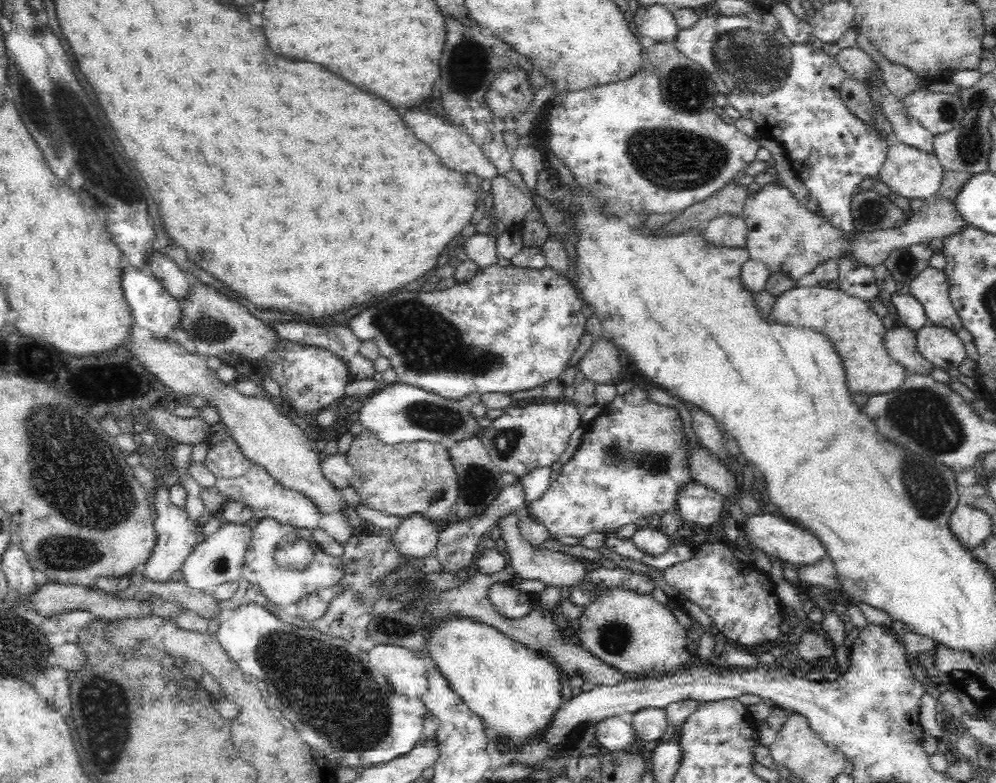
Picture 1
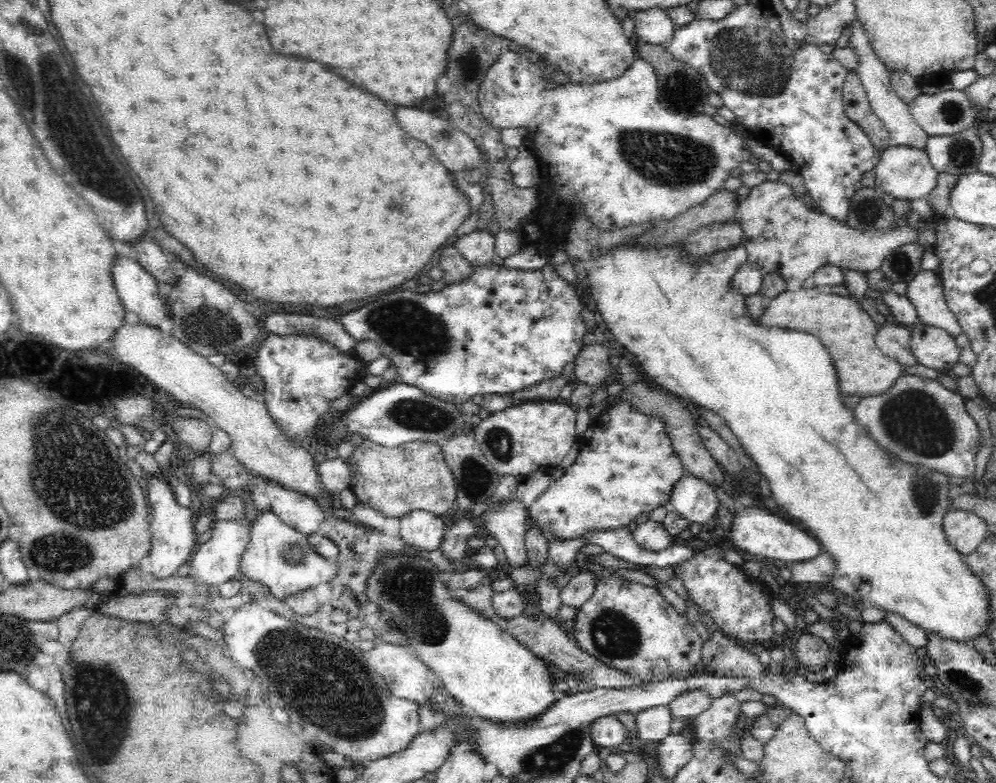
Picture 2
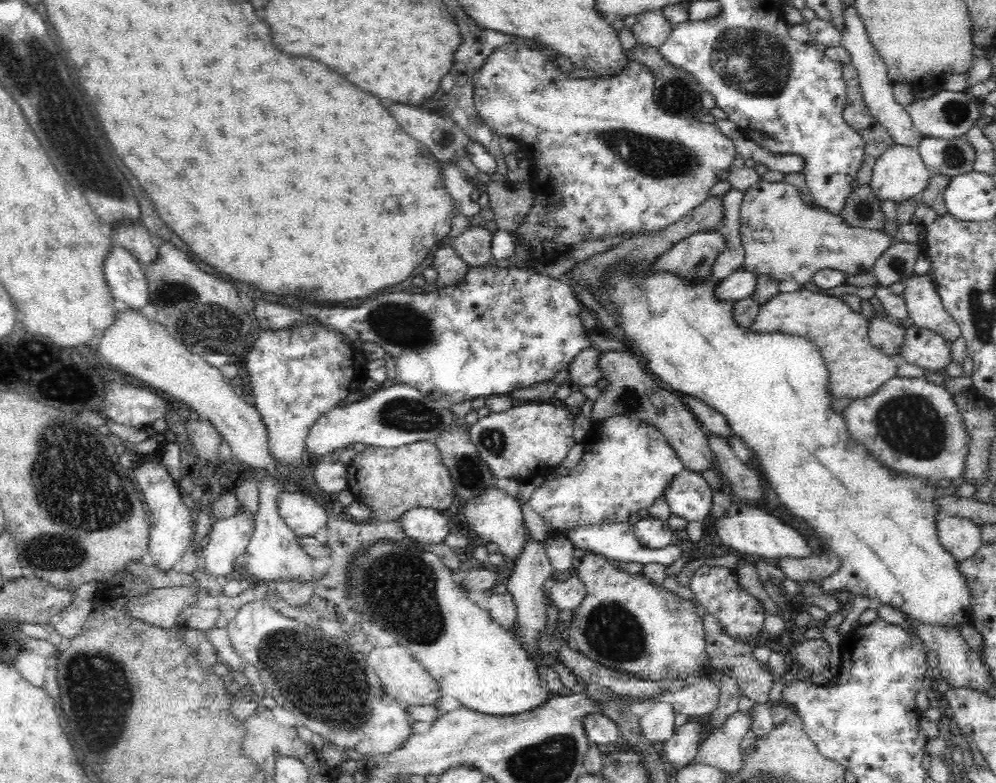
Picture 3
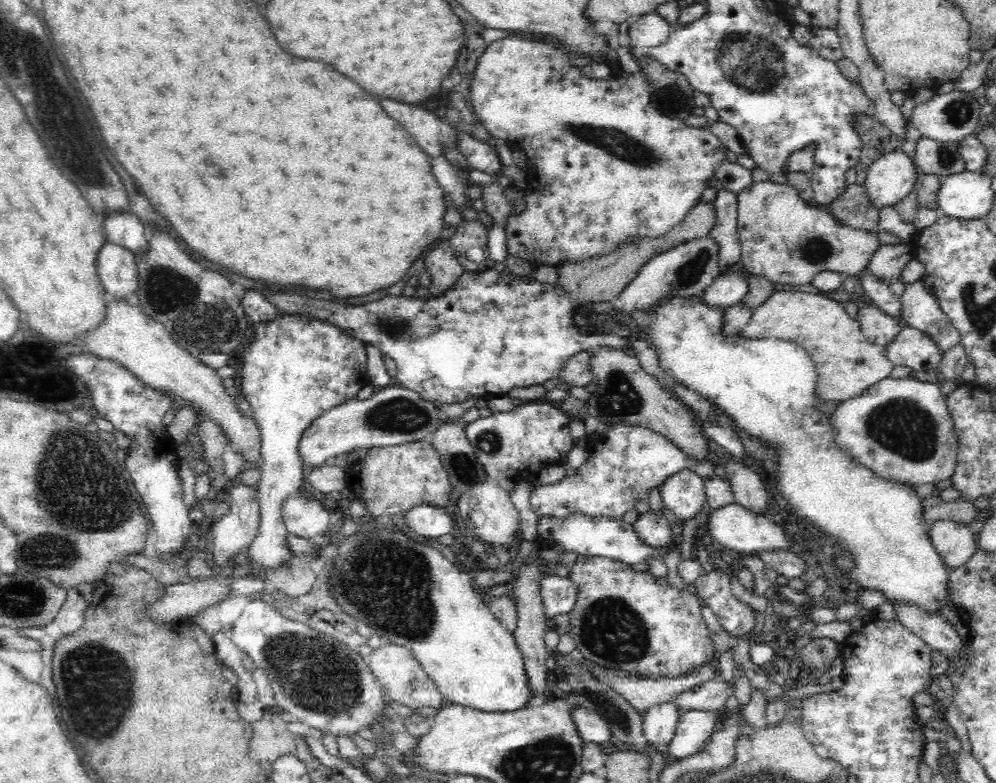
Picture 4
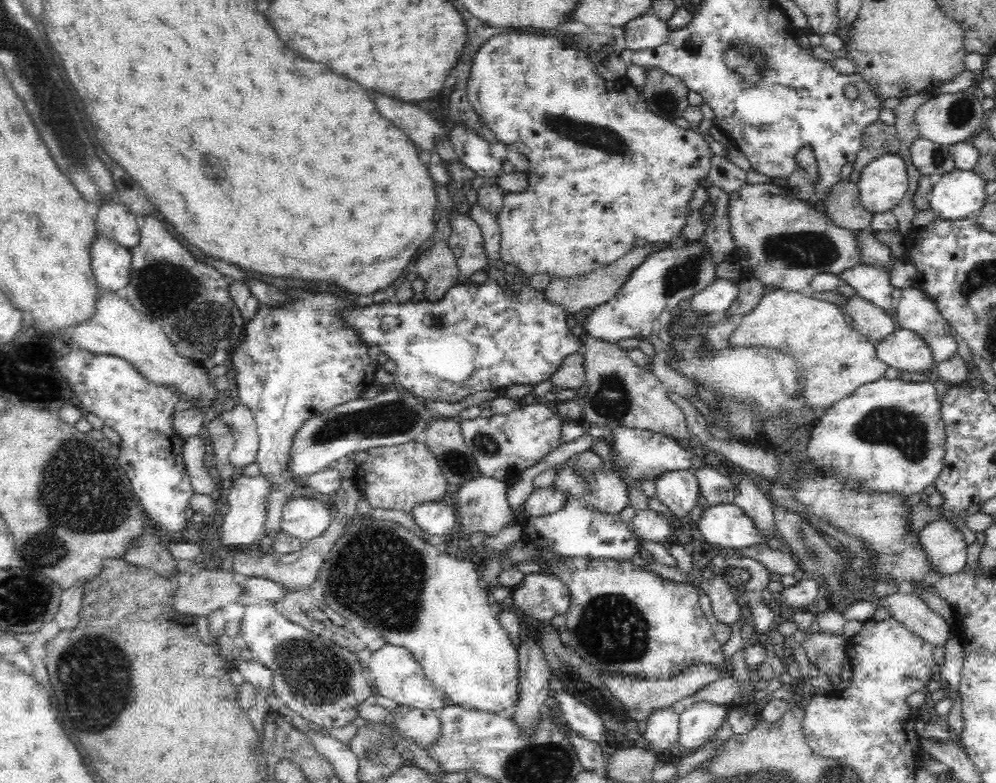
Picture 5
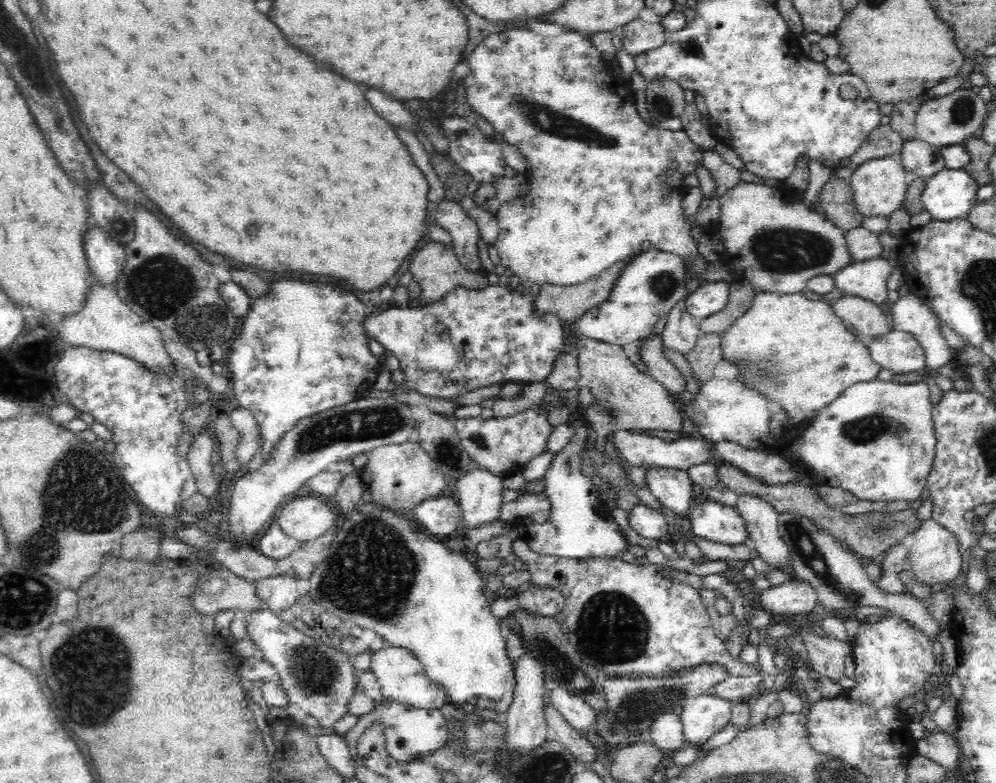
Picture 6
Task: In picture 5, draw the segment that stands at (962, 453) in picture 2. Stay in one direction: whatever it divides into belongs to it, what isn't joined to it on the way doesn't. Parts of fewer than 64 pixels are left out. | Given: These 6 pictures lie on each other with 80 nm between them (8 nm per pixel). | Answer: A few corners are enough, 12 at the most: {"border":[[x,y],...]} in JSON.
{"border":[[880,378],[813,423],[807,455],[918,494],[946,466],[932,382]]}

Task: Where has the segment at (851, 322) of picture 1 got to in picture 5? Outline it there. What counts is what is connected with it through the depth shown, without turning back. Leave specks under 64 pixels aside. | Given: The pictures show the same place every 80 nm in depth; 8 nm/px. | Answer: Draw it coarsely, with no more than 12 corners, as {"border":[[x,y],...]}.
{"border":[[776,288],[729,346],[768,345],[806,370],[826,410],[883,378],[876,344],[840,306]]}

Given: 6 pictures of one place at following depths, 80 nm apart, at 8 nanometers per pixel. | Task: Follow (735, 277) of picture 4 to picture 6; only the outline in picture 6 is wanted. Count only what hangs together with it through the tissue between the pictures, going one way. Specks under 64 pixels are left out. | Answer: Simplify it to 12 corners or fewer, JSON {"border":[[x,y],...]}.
{"border":[[726,281],[705,282],[685,300],[696,321],[720,312]]}

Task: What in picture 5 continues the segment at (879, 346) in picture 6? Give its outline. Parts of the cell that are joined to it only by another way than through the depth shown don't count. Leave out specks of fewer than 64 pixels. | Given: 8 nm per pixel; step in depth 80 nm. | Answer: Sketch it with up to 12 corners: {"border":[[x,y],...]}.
{"border":[[899,328],[876,344],[880,360],[899,371],[934,366],[932,347]]}

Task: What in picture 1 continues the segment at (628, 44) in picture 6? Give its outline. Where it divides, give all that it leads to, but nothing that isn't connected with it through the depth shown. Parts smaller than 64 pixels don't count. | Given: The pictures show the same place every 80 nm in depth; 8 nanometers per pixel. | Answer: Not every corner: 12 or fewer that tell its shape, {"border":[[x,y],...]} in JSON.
{"border":[[639,5],[632,20],[637,35],[674,42],[680,32],[672,10]]}

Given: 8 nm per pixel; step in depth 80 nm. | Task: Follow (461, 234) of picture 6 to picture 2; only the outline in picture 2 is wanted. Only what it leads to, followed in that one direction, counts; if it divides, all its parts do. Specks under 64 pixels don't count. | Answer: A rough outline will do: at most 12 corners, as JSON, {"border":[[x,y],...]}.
{"border":[[484,230],[454,246],[475,267],[492,263],[495,236]]}

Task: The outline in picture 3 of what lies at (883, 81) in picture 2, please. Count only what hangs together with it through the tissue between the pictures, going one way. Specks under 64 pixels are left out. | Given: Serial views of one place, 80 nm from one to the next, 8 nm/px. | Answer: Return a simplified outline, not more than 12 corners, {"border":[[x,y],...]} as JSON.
{"border":[[855,7],[840,45],[850,53],[870,114],[894,145],[925,136],[896,101],[887,66]]}

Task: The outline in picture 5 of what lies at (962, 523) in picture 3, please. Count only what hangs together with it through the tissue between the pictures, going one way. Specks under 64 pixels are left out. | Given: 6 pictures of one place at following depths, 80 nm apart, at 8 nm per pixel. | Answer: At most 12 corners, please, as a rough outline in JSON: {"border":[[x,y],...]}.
{"border":[[946,520],[917,536],[939,576],[966,566],[964,532]]}

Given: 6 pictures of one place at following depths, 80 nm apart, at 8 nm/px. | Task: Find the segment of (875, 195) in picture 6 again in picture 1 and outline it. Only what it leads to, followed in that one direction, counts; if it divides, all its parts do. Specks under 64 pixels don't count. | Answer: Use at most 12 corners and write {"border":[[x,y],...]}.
{"border":[[891,141],[878,180],[908,199],[930,199],[945,169]]}

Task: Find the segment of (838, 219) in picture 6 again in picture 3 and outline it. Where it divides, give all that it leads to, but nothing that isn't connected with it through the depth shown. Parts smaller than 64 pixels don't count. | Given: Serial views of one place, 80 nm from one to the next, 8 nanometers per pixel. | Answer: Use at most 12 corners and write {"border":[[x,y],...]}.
{"border":[[870,185],[848,196],[840,215],[848,225],[882,229],[886,214]]}

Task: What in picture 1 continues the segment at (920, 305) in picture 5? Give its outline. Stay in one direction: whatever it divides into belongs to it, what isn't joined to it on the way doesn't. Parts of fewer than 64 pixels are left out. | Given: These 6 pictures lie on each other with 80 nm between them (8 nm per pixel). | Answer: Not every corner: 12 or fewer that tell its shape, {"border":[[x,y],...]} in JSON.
{"border":[[926,267],[909,293],[931,324],[963,327],[950,298],[944,269]]}

